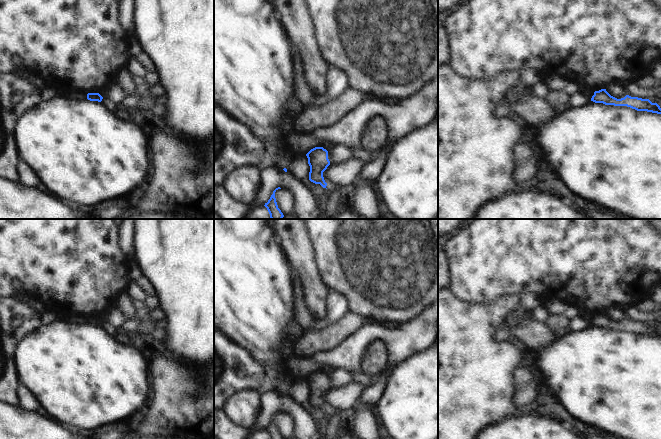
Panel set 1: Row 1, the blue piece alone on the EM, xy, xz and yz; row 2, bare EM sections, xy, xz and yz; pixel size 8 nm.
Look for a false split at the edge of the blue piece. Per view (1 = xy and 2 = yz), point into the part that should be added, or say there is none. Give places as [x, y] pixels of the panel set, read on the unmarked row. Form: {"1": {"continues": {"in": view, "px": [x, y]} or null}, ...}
{"1": {"continues": null}, "2": {"continues": null}}

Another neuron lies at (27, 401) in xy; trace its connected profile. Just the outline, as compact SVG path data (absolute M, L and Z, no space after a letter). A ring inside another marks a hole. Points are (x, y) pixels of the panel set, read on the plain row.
M21 383L18 387L18 399L20 407L27 411L36 412L37 408L40 406L34 395Z

